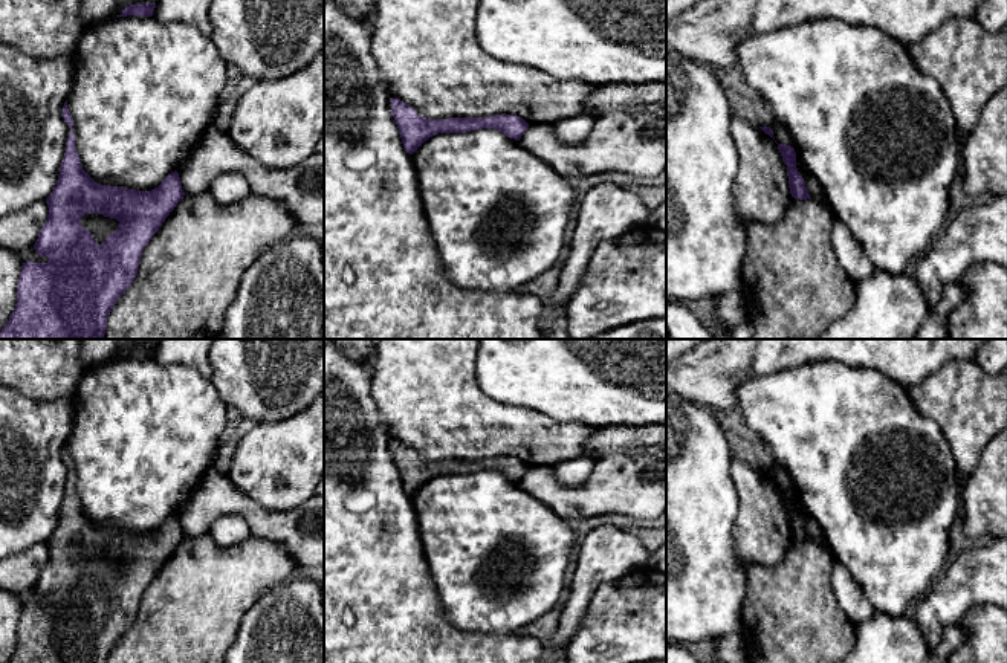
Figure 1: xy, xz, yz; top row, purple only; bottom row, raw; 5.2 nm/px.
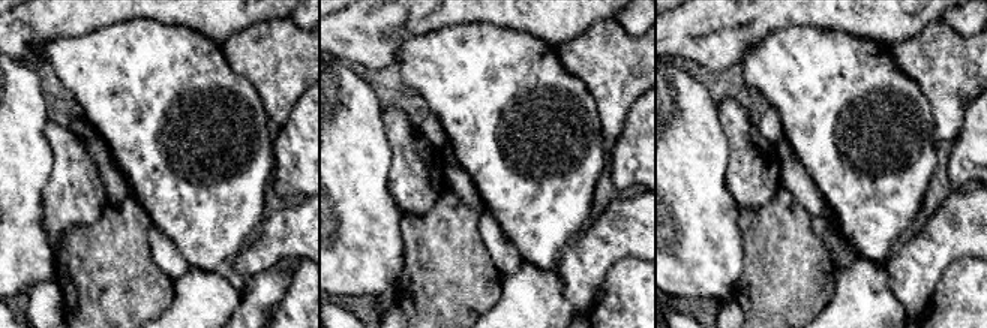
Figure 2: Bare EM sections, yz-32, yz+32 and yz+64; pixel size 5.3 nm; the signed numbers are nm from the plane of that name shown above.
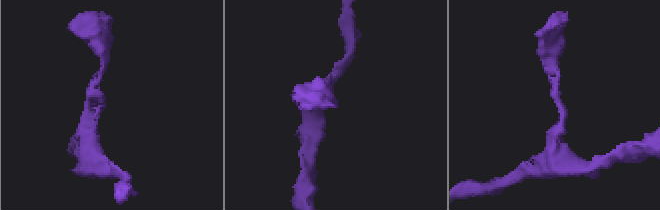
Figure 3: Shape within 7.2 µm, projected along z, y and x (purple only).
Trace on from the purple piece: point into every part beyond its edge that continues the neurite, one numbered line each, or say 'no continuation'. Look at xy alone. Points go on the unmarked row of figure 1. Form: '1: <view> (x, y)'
no continuation

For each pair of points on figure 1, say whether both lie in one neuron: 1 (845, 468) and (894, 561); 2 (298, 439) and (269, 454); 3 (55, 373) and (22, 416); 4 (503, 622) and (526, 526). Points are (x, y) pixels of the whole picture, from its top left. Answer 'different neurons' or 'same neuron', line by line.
1: same neuron
2: same neuron
3: different neurons
4: same neuron

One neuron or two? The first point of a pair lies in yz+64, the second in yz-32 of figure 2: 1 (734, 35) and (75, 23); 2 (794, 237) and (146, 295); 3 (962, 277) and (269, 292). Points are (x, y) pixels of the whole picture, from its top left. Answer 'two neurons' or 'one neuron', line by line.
1: one neuron
2: one neuron
3: two neurons

